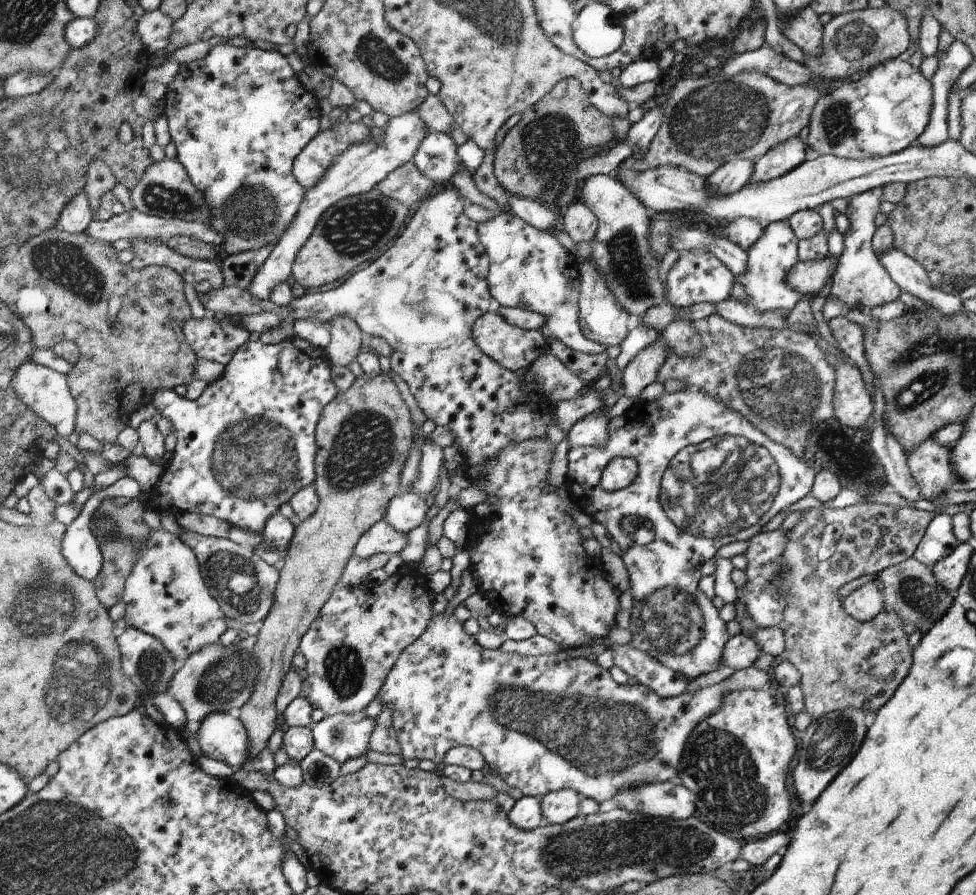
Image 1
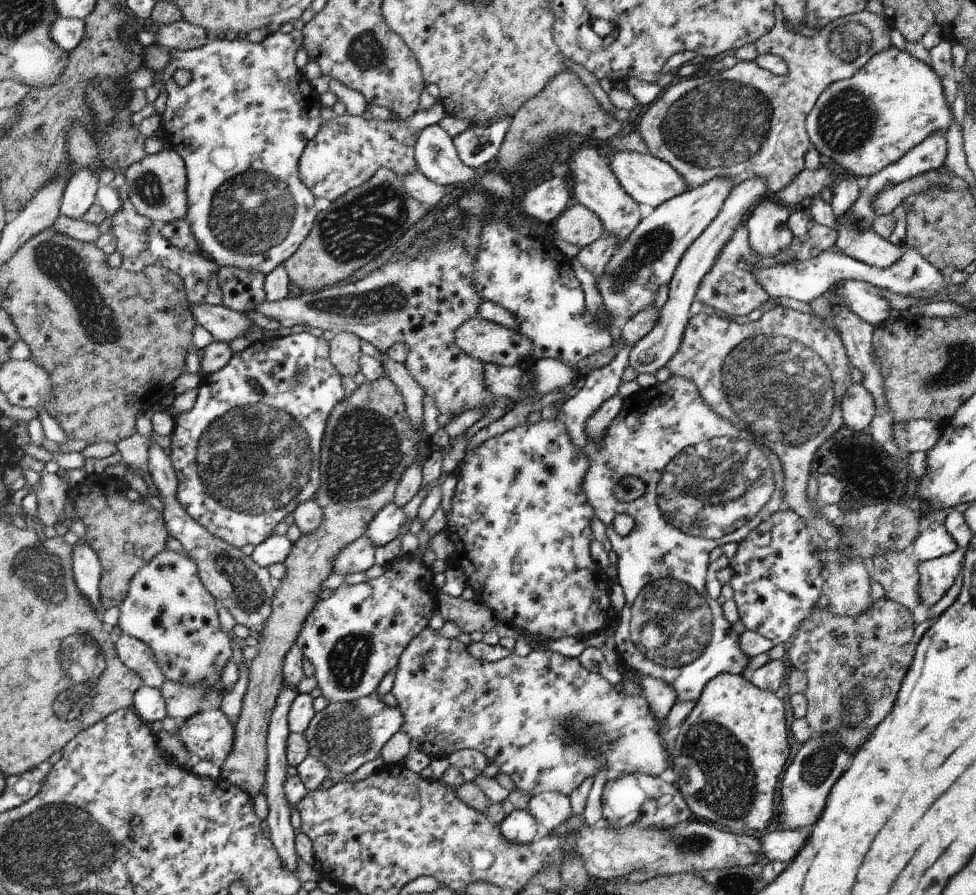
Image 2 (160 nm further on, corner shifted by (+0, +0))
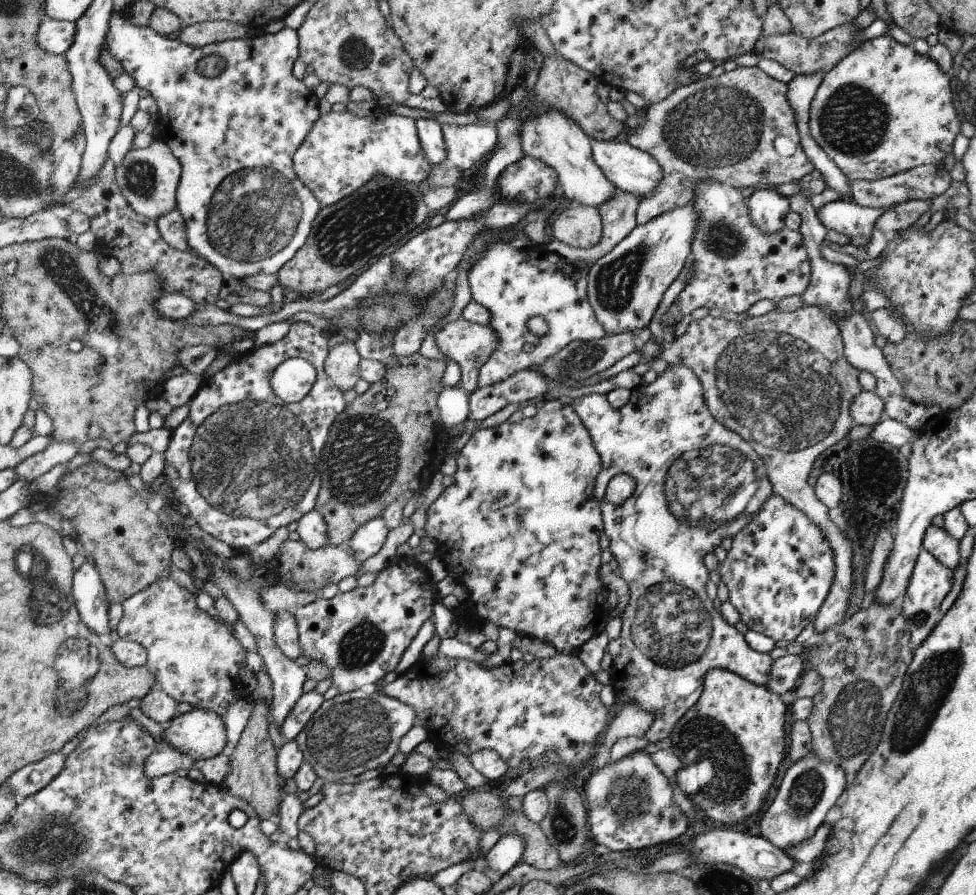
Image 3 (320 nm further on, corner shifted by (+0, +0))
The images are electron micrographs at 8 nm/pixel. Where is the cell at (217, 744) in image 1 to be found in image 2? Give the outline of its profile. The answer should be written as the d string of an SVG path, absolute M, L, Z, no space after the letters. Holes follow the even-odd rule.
M204 710L179 724L178 738L200 760L226 760L235 744L235 727L223 710Z

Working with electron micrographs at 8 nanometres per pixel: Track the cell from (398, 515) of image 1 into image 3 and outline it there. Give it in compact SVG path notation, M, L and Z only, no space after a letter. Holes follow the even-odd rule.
M381 516L364 524L348 541L349 549L353 551L355 559L363 563L370 556L374 556L382 548L388 531L388 526Z

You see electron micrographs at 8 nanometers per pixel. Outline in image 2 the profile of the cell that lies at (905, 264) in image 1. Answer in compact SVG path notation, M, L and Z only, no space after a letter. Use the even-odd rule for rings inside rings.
M850 211L837 218L837 232L835 244L842 253L864 264L888 268L903 255L899 245L876 234L873 227L859 227Z

